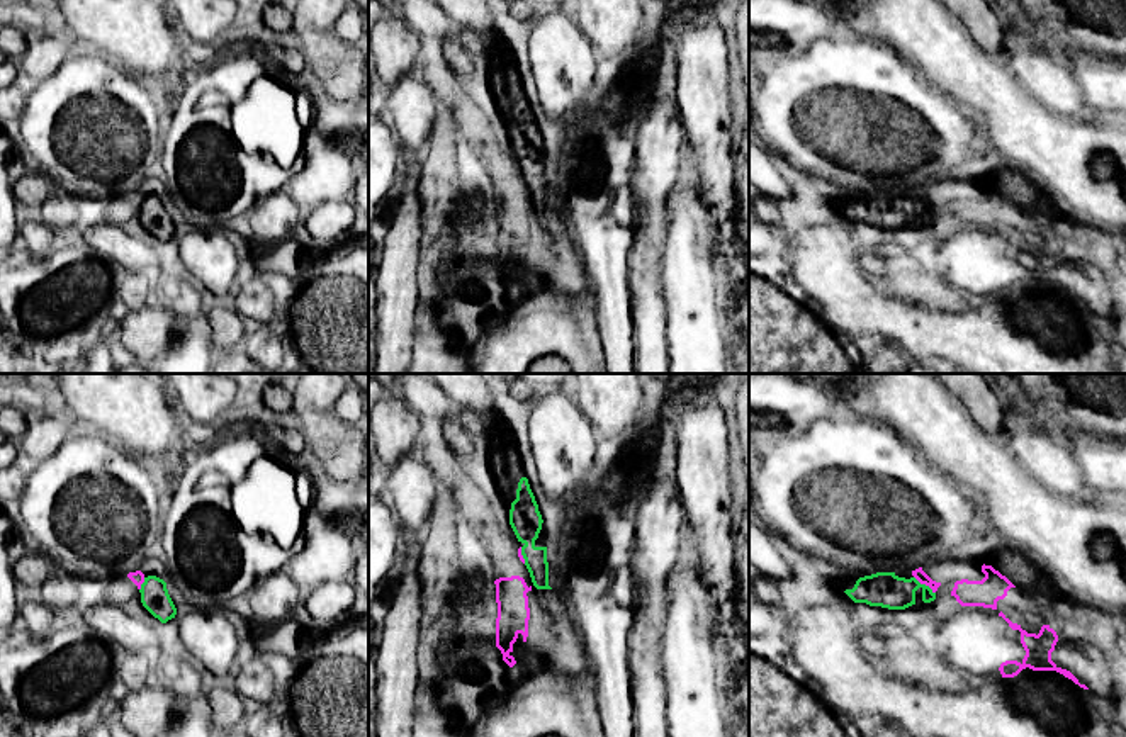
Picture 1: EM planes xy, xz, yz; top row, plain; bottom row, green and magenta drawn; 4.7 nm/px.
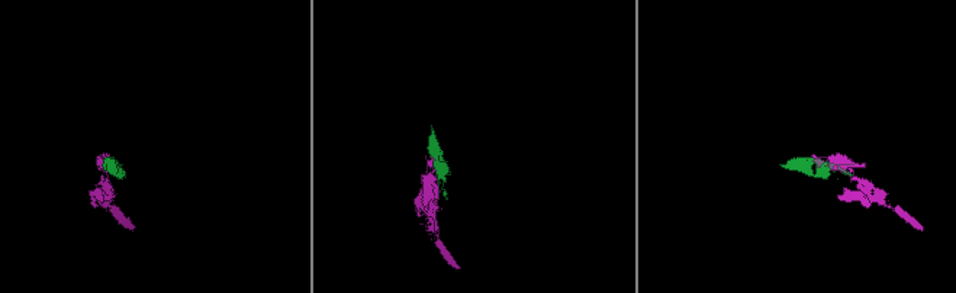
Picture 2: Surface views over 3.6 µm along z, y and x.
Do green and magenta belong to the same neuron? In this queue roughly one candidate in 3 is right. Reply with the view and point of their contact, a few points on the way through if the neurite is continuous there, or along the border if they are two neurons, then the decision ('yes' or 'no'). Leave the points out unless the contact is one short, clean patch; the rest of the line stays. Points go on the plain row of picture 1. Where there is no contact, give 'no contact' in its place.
contact yz (924, 204); border yz (914, 196), (934, 213); no

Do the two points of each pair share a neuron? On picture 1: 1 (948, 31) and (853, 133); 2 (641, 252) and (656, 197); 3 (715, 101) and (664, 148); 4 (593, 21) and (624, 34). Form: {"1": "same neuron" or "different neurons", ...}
{"1": "different neurons", "2": "same neuron", "3": "different neurons", "4": "same neuron"}

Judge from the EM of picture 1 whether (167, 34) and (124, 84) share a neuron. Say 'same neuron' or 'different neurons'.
different neurons

